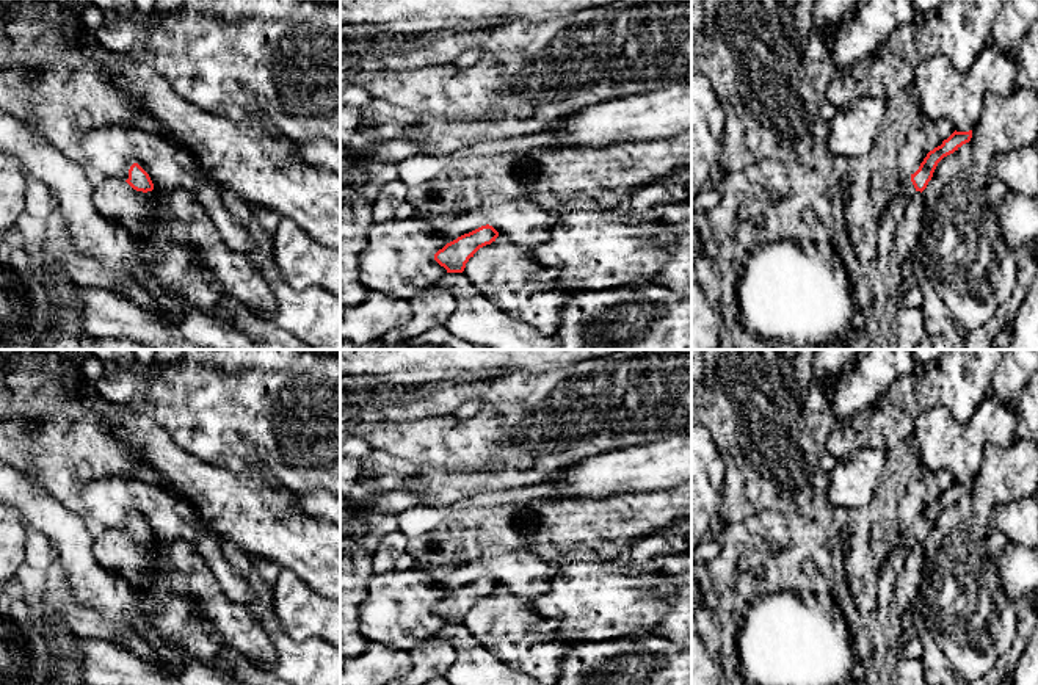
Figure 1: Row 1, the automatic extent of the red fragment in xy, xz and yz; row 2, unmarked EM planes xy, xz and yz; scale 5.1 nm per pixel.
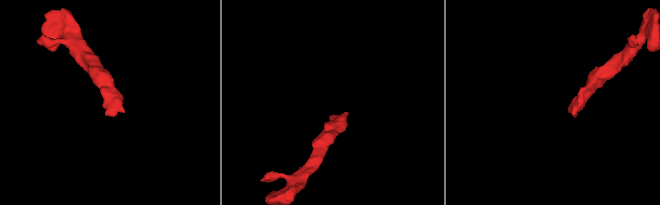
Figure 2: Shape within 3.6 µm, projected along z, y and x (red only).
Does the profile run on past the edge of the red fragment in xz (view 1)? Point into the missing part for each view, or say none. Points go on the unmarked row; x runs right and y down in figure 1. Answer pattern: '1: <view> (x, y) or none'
1: none

